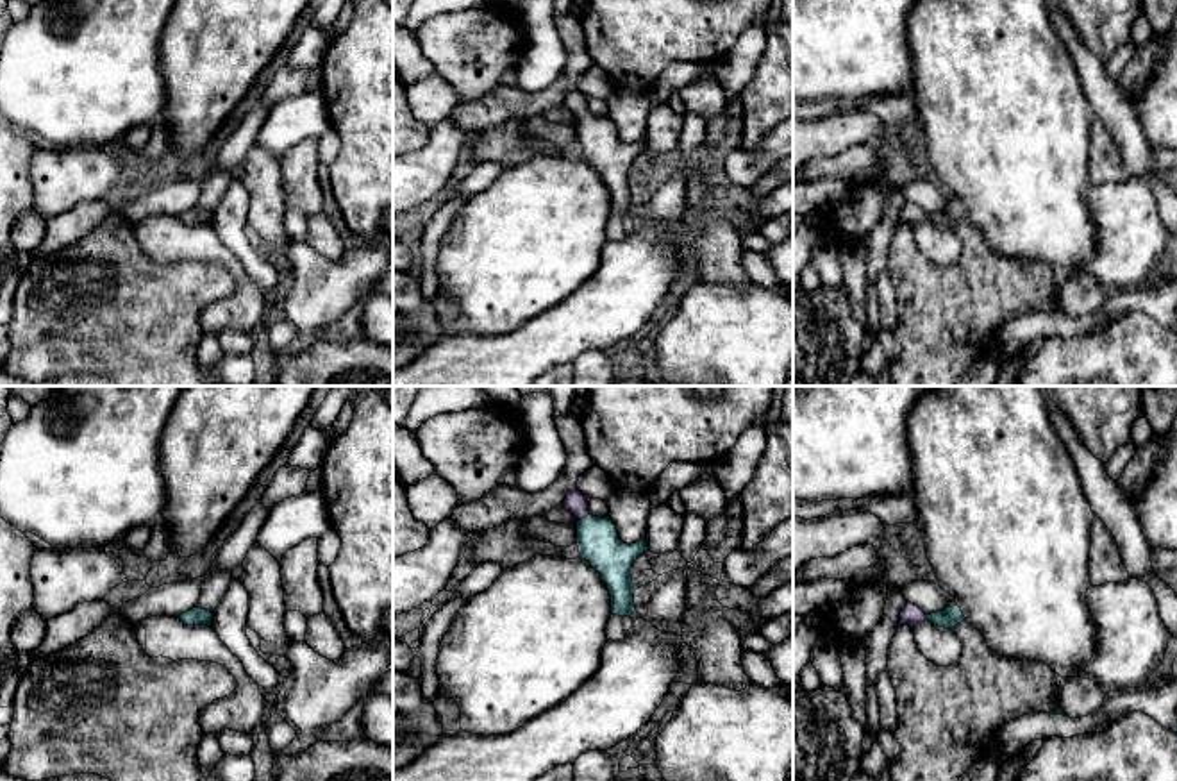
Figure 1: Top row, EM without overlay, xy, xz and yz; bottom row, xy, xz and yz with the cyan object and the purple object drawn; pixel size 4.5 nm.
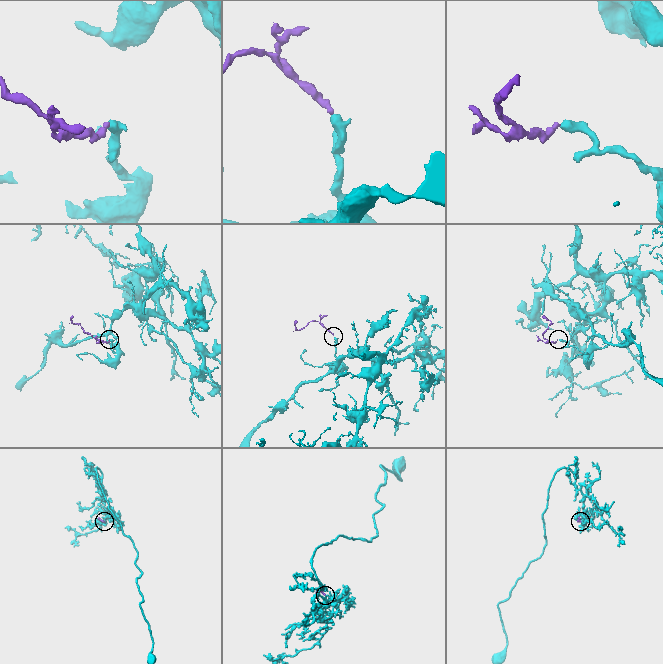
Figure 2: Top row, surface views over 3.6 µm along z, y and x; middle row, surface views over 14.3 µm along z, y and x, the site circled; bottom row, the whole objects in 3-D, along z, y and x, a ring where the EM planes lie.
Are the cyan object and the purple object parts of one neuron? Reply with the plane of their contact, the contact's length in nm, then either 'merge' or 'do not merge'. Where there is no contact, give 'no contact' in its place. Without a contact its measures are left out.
xz | 60 nm | merge

